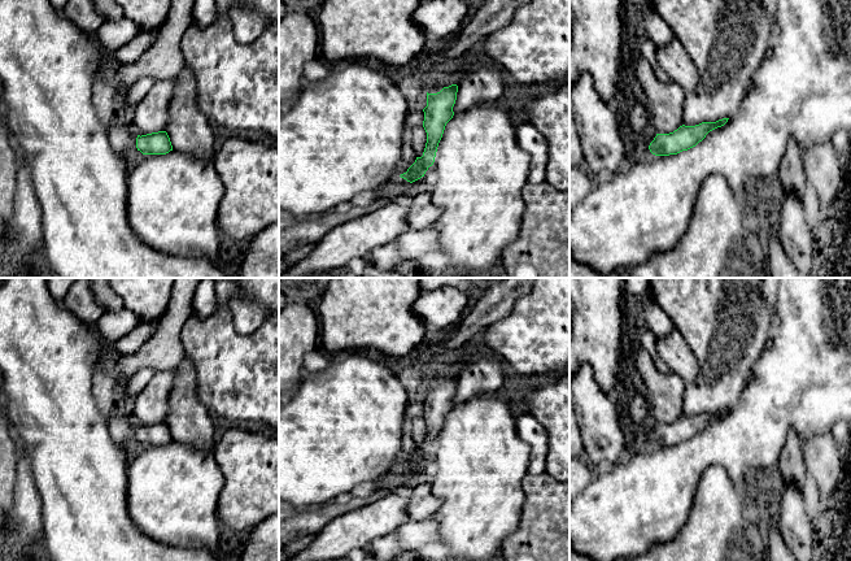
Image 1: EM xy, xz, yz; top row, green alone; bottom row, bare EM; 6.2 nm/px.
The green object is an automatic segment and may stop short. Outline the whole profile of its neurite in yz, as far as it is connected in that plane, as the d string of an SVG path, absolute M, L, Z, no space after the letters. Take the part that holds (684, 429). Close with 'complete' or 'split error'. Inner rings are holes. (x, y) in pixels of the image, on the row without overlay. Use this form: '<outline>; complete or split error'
M723 409L716 413L702 413L695 417L682 416L673 423L656 425L649 440L655 447L669 447L688 442L702 432L710 422L724 417L728 410L729 409Z; complete

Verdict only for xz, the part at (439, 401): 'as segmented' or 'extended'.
as segmented

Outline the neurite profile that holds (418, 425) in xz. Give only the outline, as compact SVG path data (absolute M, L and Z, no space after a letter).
M415 417L411 421L411 435L415 442L416 448L422 448L426 434L427 434L427 423L423 417Z

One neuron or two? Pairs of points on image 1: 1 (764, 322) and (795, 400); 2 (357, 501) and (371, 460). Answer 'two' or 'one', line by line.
1: two
2: two

